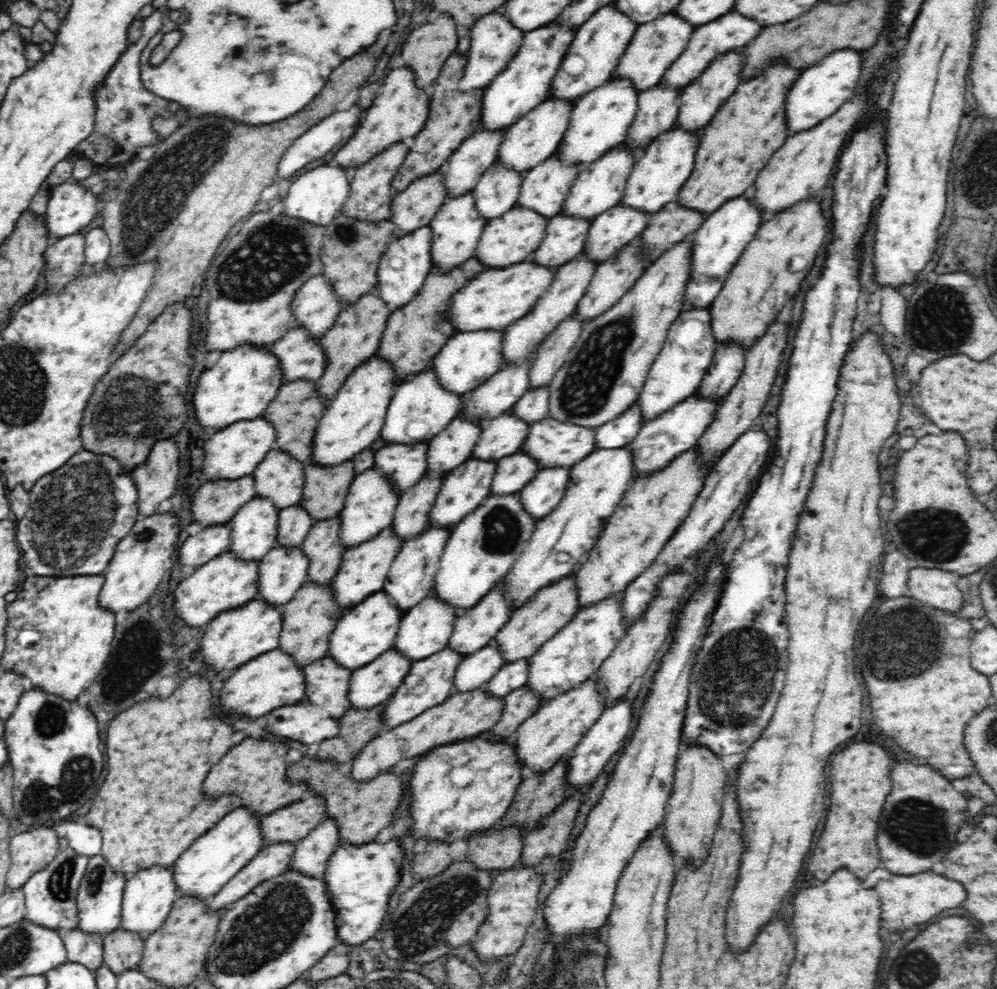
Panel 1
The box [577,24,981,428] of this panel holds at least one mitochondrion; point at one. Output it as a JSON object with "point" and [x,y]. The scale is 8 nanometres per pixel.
{"point":[941,320]}

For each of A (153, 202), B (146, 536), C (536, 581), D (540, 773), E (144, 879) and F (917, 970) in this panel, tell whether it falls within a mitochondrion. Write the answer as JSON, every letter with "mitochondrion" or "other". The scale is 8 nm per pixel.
{"A":"mitochondrion","B":"mitochondrion","C":"other","D":"other","E":"other","F":"mitochondrion"}

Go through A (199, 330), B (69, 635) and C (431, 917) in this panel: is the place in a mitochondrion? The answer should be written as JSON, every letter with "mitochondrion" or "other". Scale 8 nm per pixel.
{"A":"other","B":"other","C":"mitochondrion"}

